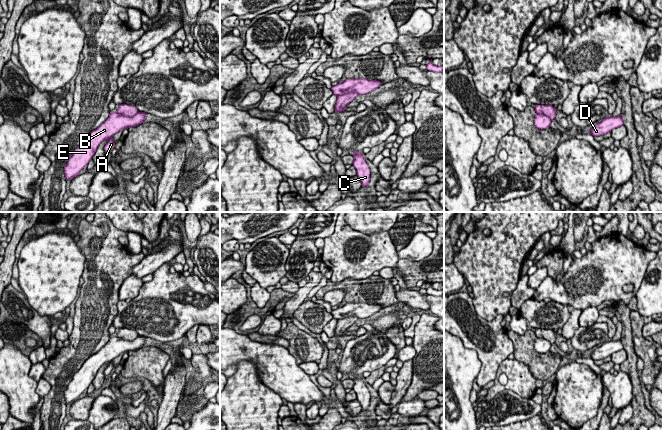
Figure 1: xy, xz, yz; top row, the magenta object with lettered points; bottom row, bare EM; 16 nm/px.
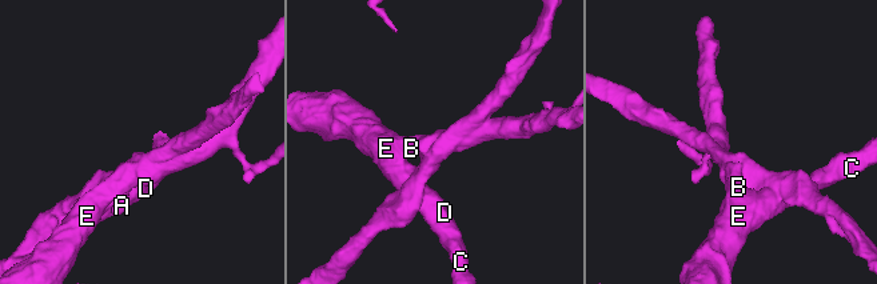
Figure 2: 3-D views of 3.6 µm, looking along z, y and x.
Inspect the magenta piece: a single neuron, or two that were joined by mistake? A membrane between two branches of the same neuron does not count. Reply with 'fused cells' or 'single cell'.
fused cells

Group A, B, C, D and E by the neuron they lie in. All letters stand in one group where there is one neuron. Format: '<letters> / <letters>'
A / B C D E

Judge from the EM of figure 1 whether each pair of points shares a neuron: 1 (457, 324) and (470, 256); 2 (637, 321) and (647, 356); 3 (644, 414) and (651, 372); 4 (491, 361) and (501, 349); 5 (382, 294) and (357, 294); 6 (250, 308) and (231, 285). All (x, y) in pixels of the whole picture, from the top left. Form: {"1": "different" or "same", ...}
{"1": "different", "2": "same", "3": "different", "4": "same", "5": "same", "6": "different"}

